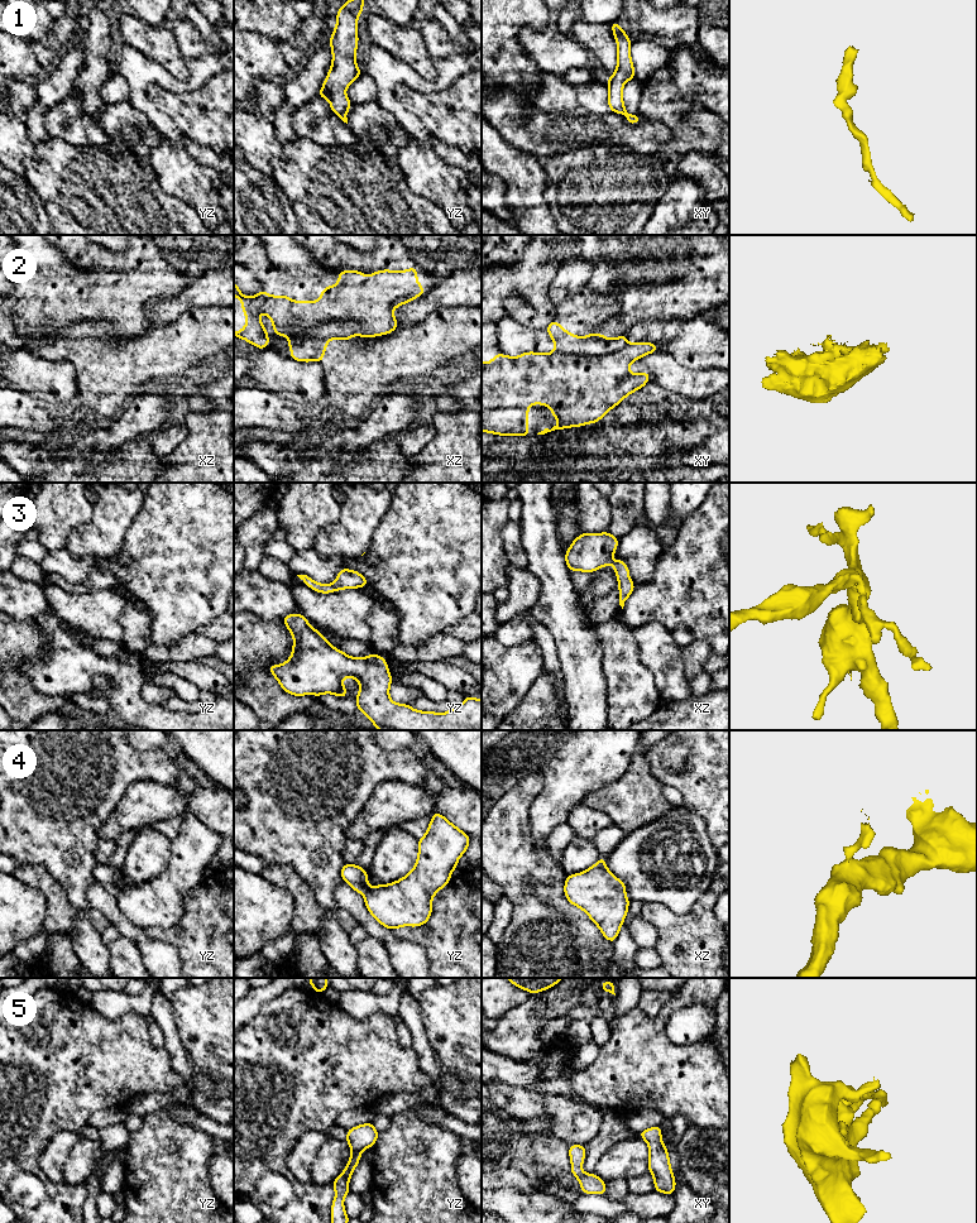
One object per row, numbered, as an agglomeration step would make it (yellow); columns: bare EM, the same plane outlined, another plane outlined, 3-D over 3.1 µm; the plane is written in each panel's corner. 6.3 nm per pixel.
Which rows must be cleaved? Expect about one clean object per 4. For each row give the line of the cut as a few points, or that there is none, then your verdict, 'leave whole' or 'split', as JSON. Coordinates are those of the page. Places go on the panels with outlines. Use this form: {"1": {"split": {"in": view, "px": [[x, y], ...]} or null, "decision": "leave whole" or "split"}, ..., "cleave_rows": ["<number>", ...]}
{"1": {"split": null, "decision": "leave whole"}, "2": {"split": {"in": "xz", "px": [[359, 325], [350, 319], [333, 319], [287, 336]]}, "decision": "split"}, "3": {"split": null, "decision": "leave whole"}, "4": {"split": {"in": "yz", "px": [[370, 887], [363, 895]]}, "decision": "split"}, "5": {"split": null, "decision": "leave whole"}, "cleave_rows": ["2", "4"]}

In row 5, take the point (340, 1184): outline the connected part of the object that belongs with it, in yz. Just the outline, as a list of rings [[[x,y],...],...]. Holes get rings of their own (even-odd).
[[[373,1122],[348,1130],[346,1142],[350,1145],[351,1156],[345,1170],[332,1183],[336,1194],[331,1204],[331,1223],[348,1223],[350,1220],[344,1208],[344,1198],[350,1193],[349,1180],[360,1161],[363,1150],[374,1147],[378,1136],[379,1132],[374,1128]]]

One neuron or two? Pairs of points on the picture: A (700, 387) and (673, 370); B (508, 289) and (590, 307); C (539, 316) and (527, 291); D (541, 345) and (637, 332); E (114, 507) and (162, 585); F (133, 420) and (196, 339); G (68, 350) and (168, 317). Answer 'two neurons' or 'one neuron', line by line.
A: one neuron
B: two neurons
C: one neuron
D: one neuron
E: two neurons
F: two neurons
G: two neurons

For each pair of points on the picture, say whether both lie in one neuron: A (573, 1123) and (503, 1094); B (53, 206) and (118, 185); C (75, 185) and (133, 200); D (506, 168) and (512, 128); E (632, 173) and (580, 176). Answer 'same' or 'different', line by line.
A: same
B: same
C: same
D: different
E: same

